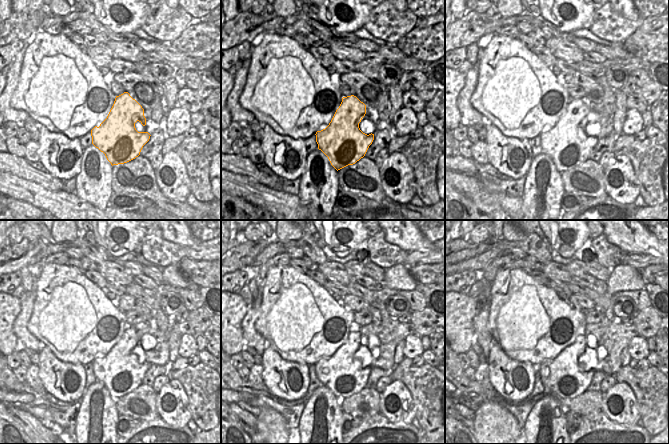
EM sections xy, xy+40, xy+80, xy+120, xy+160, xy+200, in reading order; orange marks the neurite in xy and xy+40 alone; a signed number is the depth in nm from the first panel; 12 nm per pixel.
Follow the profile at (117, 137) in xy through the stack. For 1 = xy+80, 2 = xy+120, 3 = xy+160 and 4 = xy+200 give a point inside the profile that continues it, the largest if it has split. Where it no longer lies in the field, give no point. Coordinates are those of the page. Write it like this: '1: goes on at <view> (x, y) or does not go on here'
1: goes on at xy+80 (567, 144)
2: goes on at xy+120 (122, 370)
3: goes on at xy+160 (345, 373)
4: goes on at xy+200 (568, 375)

